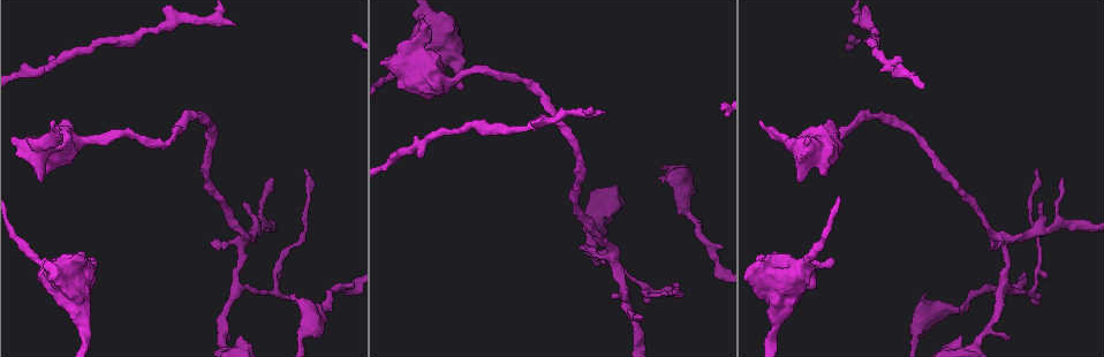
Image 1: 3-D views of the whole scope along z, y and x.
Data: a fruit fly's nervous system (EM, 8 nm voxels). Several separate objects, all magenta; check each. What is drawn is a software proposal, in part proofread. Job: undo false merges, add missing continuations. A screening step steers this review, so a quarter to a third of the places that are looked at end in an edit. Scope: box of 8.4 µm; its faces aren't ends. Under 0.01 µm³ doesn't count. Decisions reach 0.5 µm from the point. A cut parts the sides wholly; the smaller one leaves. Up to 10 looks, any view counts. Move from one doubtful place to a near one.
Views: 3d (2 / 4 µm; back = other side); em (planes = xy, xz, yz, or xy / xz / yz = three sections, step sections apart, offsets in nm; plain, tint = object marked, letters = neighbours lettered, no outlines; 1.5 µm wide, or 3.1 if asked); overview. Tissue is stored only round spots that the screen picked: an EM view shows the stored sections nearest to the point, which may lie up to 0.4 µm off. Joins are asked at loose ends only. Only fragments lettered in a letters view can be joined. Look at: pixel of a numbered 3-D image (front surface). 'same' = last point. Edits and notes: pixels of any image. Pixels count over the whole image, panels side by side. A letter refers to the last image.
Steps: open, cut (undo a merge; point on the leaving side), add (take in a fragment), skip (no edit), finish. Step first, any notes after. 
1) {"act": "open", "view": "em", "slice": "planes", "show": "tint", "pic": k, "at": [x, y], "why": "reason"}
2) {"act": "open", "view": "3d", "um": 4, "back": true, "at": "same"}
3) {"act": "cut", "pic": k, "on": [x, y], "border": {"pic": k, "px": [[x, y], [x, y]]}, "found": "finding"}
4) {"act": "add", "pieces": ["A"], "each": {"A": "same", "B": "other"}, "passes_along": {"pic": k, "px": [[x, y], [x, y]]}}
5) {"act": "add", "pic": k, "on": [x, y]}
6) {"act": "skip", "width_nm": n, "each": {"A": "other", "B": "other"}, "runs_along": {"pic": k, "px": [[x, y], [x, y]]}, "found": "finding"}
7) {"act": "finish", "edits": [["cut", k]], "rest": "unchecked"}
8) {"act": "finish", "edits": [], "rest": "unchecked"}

{"act": "open", "view": "em", "slice": "planes", "show": "letters", "pic": 1, "at": [612, 259], "why": "arms part here"}

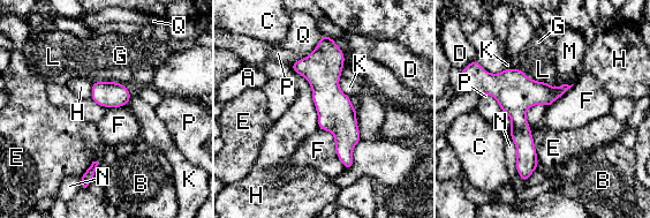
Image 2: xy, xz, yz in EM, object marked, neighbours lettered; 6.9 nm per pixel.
{"act": "skip", "longest_contact_nm": ["H", 480], "each": {"A": "other", "B": "other", "C": "other", "D": "other", "E": "other", "F": "other", "G": "other", "H": "other", "K": "other", "L": "other", "M": "other", "N": "other", "P": "other", "Q": "other"}, "runs_along": {"pic": 2, "px": [[475, 64], [516, 108], [524, 177]]}, "found": "continuous, no second cell"}

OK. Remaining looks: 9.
{"act": "open", "view": "3d", "um": 4, "back": true, "pic": 1, "at": [300, 337], "why": "thick turns thin"}

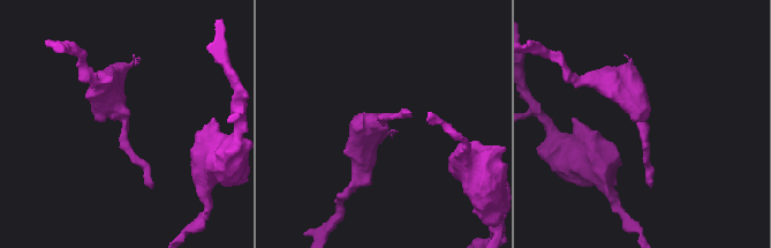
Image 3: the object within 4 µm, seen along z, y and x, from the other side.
{"act": "open", "view": "em", "slice": "xz", "step": 8, "show": "tint", "pic": 3, "at": [382, 123]}

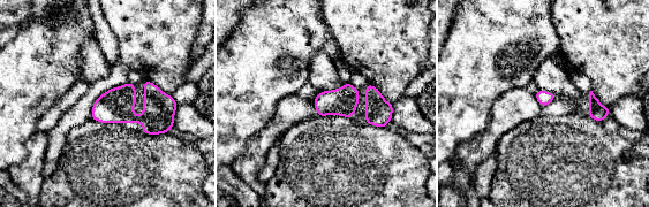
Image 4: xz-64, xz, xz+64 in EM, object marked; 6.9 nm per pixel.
{"act": "open", "view": "em", "slice": "xz", "step": 8, "show": "letters", "at": "same", "why": "see the neighbours"}

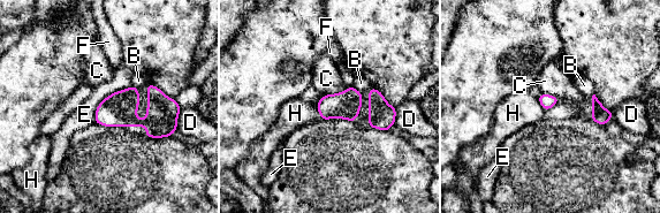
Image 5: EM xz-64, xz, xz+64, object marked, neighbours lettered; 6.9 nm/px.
{"act": "skip", "width_nm": 100, "each": {"B": "other", "C": "other", "D": "other", "E": "other", "F": "other", "H": "other"}, "border": {"pic": 5, "px": [[537, 98], [545, 109], [560, 99]]}, "found": "continuous, no second cell"}

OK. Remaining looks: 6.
{"act": "open", "view": "em", "slice": "planes", "show": "letters", "pic": 1, "at": [833, 260], "why": "free end"}

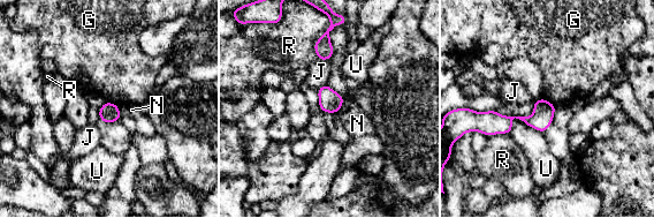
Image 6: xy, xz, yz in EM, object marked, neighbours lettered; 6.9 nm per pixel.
{"act": "skip", "width_nm": 140, "each": {"G": "other", "J": "other", "N": "other", "R": "other", "U": "other"}, "border": {"pic": 6, "px": [[542, 97], [555, 106]]}, "found": "no lettered fragment goes on from it"}

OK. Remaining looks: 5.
{"act": "open", "view": "3d", "um": 4, "pic": 1, "at": [761, 122], "why": "an open end"}

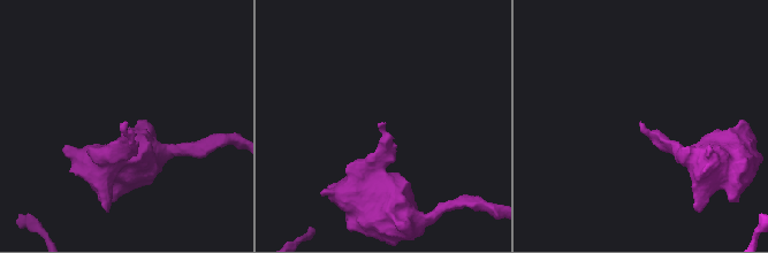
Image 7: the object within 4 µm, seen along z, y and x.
{"act": "open", "view": "em", "slice": "planes", "show": "letters", "pic": 7, "at": [126, 121], "why": "need the tissue"}

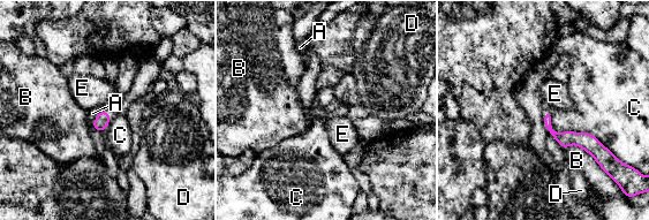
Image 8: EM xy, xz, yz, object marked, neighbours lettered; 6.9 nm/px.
{"act": "skip", "longest_contact_nm": ["C", 550], "each": {"A": "other", "B": "other", "C": "other", "D": "other", "E": "other"}, "runs_along": {"pic": 8, "px": [[546, 115], [557, 136], [604, 150]]}, "found": "no lettered fragment goes on from it"}

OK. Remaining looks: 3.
{"act": "finish", "edits": [], "rest": "unchecked"}

